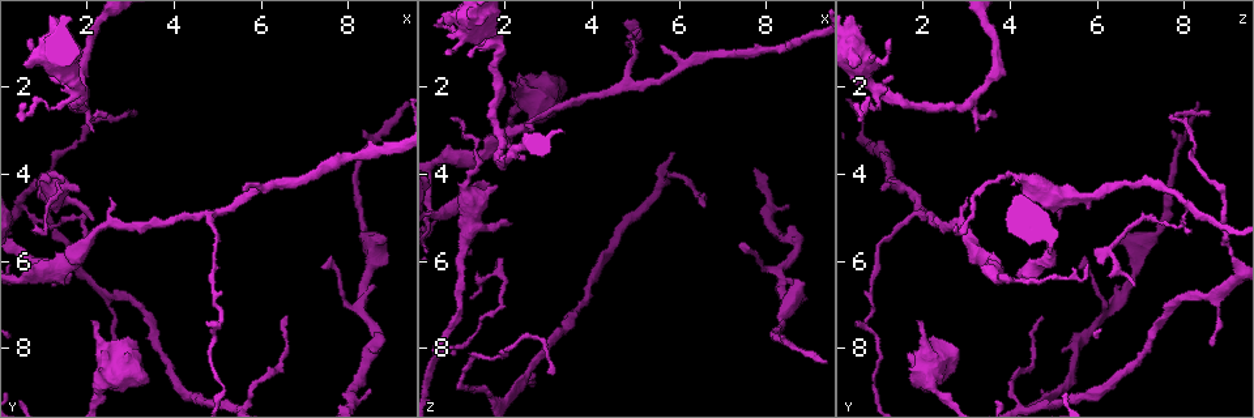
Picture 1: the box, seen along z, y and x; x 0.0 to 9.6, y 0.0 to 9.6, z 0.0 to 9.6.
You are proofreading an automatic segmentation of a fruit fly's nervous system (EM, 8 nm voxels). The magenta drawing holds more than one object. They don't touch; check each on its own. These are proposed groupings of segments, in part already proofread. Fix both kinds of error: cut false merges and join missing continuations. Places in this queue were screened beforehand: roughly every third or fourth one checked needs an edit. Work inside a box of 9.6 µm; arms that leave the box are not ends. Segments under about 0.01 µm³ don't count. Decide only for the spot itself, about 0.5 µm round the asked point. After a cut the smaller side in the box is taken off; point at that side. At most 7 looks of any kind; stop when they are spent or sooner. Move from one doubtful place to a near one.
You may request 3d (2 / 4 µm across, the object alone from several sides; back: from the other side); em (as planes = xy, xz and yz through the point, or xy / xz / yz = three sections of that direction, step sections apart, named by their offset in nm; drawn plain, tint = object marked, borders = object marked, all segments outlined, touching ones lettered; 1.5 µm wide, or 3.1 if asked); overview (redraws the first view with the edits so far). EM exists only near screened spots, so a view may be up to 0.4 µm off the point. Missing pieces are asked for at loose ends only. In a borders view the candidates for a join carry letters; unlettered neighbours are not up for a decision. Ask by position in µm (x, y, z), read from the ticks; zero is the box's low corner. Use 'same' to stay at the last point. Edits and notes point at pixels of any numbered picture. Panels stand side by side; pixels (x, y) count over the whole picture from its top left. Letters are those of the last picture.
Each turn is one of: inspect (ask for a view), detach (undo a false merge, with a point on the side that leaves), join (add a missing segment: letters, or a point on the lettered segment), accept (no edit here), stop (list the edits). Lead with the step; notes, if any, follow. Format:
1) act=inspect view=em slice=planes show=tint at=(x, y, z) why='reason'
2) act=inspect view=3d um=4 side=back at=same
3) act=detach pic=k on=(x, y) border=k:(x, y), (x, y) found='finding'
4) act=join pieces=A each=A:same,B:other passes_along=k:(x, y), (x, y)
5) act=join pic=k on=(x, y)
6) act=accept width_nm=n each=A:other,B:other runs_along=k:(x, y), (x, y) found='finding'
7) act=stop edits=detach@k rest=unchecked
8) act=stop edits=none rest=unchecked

act=inspect view=em slice=planes show=tint at=(5.55, 4.35, 1.10) why='free end'

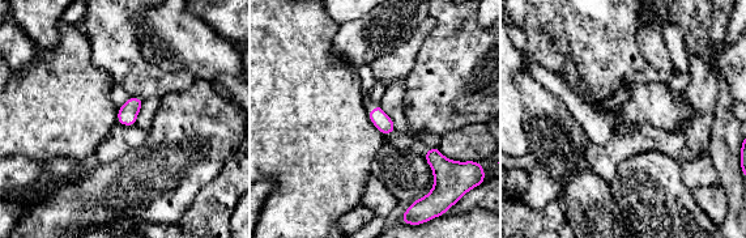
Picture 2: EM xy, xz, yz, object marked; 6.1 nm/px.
act=inspect view=em slice=planes show=borders at=same why='see the neighbours'

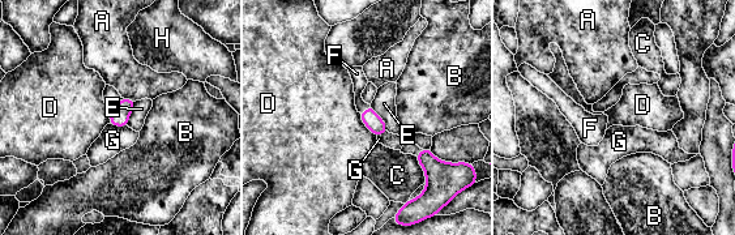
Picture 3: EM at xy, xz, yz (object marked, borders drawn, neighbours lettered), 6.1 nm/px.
act=join pieces=F longest_contact=E:200nm each=A:other,B:other,C:other,D:other,E:other,F:same,G:other,H:other passes_along=3:(370, 118), (366, 110), (359, 80) found='it goes on there'

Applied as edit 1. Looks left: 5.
act=inspect view=3d um=4 at=(3.05, 2.55, 8.65) why='an open end'

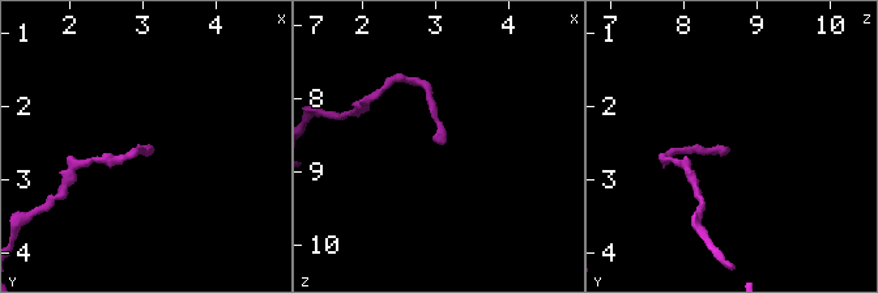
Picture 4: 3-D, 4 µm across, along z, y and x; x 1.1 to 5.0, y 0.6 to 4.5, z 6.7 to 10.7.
act=inspect view=em slice=yz step=4 show=borders at=(3.10, 2.55, 8.60) why='need the tissue'

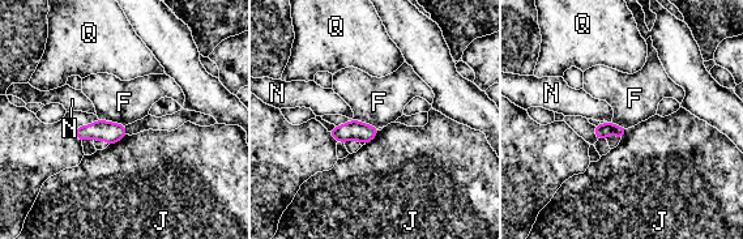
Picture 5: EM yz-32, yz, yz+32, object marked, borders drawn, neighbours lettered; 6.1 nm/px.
act=inspect view=em slice=planes show=borders at=same

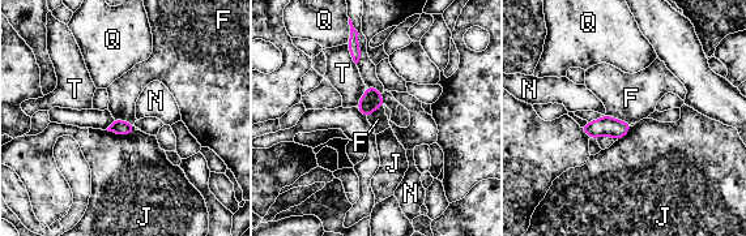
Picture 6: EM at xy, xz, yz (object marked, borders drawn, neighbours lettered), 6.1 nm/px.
act=accept width_nm=90 each=F:other,J:other,N:other,Q:other,T:other border=6:(605, 114), (626, 120), (630, 124) found='no lettered segment goes on from it'

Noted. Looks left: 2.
act=stop edits=join@3 rest=unchecked

